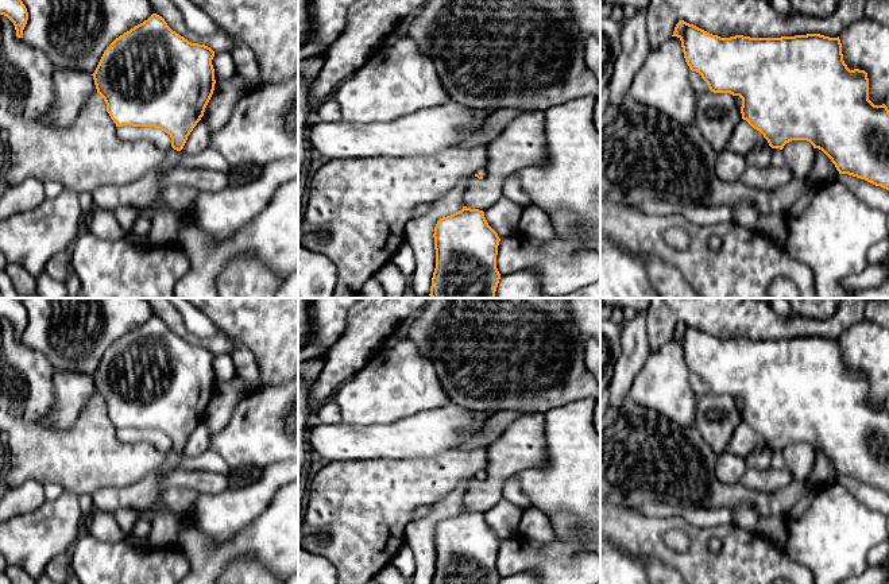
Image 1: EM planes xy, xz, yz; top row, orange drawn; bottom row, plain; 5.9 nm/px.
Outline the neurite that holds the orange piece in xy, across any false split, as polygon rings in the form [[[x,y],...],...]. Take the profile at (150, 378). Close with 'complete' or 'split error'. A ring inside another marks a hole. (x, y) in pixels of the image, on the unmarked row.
[[[152,316],[109,347],[92,378],[116,429],[159,430],[171,440],[171,449],[181,453],[213,397],[213,359],[210,349],[189,344]]]; complete

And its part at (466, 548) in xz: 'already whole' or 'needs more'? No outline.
already whole

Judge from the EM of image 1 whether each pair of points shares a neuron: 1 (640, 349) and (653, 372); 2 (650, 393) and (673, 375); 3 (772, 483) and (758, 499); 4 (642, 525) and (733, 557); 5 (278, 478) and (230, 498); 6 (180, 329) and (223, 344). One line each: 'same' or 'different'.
1: different
2: same
3: different
4: same
5: same
6: same

